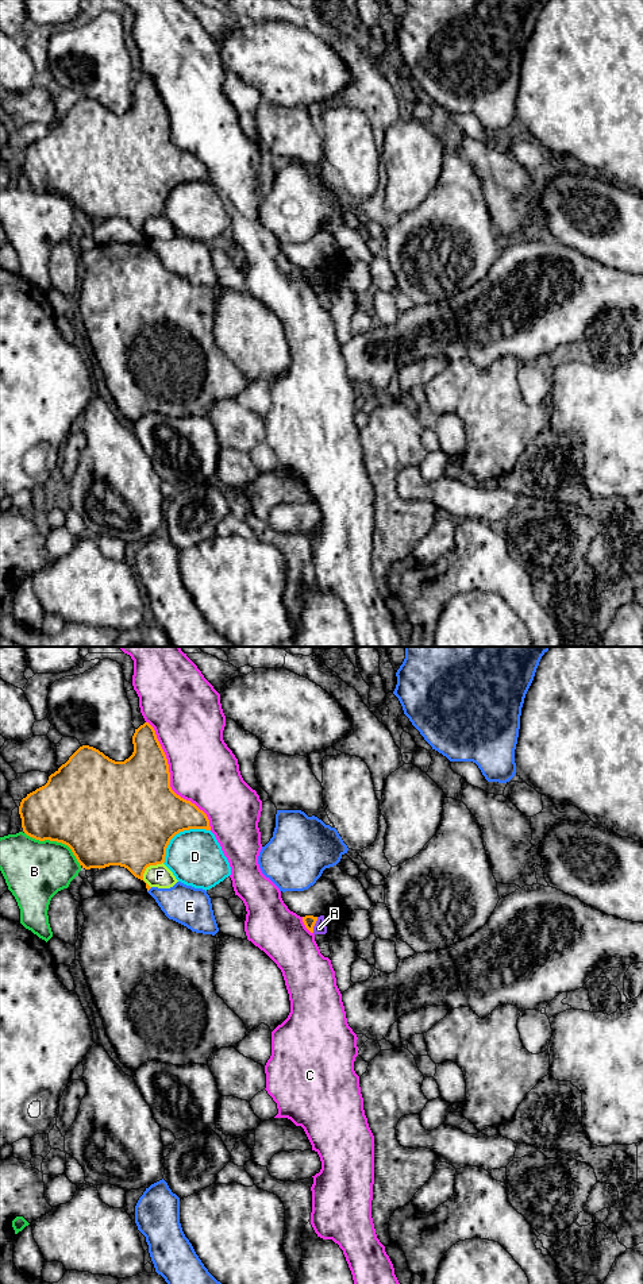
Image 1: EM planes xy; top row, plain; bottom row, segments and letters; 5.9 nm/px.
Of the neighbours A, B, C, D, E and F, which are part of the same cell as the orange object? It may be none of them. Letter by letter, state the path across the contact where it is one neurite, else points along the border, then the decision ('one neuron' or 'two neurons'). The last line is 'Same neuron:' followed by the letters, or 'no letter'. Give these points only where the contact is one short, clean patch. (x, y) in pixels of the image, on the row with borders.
A: border xy (318, 917), (312, 932); two neurons
B: two neurons
C: two neurons
D: two neurons
E: two neurons
F: two neurons
Same neuron: no letter

